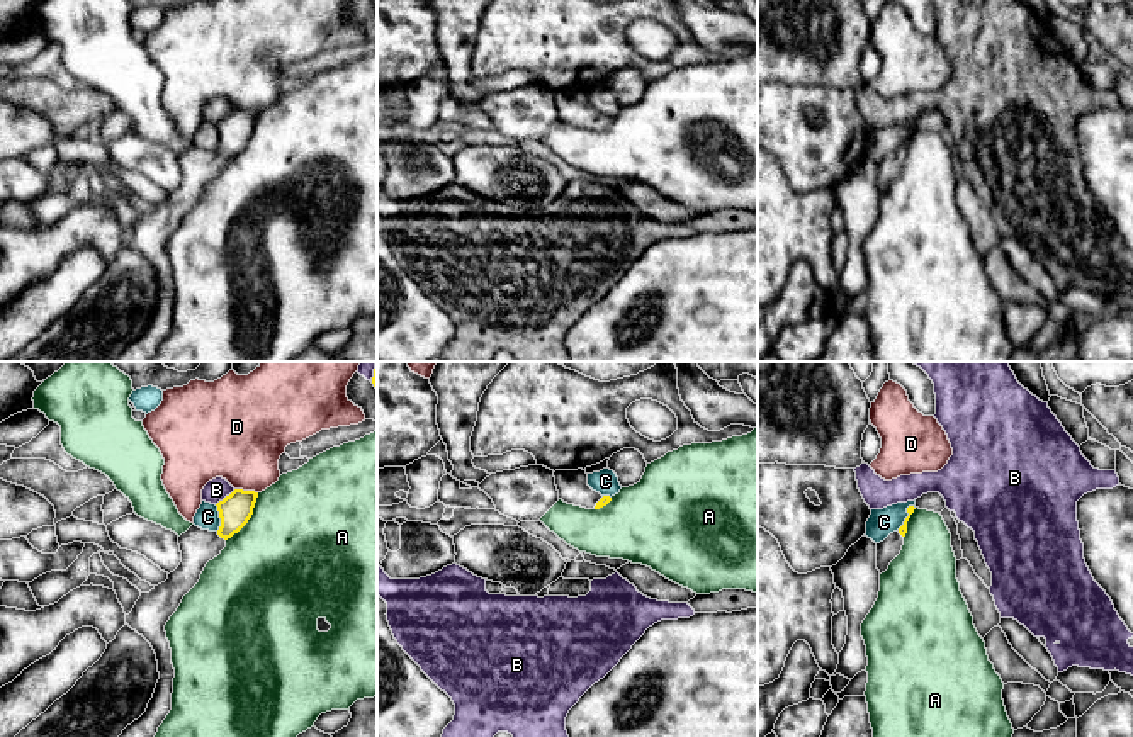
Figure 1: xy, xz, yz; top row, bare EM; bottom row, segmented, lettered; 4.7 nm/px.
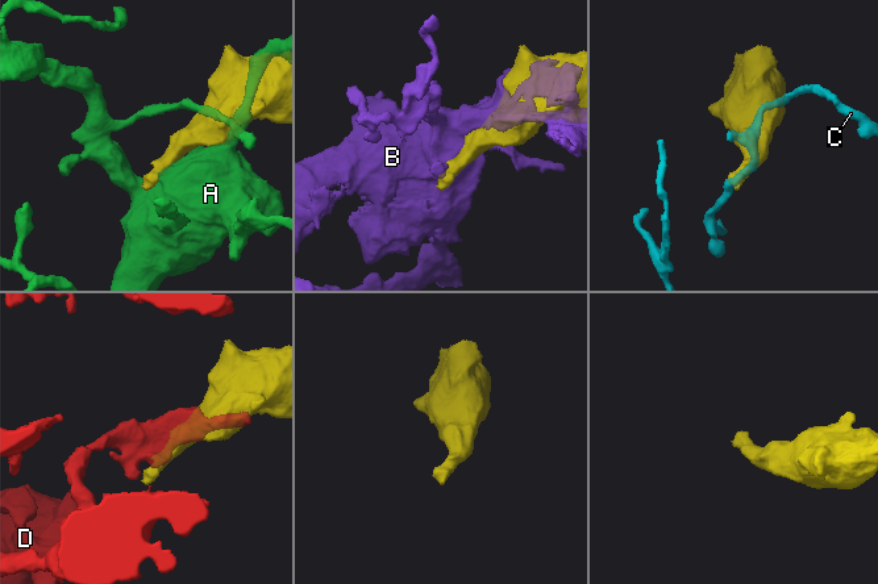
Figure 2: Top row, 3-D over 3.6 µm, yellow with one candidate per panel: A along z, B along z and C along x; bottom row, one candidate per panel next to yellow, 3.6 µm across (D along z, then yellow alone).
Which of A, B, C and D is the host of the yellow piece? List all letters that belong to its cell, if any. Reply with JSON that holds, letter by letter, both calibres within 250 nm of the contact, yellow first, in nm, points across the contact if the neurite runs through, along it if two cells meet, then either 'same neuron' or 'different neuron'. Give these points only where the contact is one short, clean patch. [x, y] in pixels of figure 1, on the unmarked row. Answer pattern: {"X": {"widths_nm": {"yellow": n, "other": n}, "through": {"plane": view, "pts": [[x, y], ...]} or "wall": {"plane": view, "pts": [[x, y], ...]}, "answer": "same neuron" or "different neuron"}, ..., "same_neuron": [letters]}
{"A": {"widths_nm": {"yellow": 160, "other": 500}, "answer": "different neuron"}, "B": {"widths_nm": {"yellow": 160, "other": 110}, "answer": "different neuron"}, "C": {"widths_nm": {"yellow": 160, "other": 110}, "wall": {"plane": "xy", "pts": [[214, 124], [219, 135], [218, 150]]}, "answer": "different neuron"}, "D": {"widths_nm": {"yellow": 160, "other": 400}, "answer": "different neuron"}, "same_neuron": []}

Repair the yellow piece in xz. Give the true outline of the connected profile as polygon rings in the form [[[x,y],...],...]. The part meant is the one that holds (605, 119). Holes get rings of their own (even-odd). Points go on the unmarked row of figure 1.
[[[583,88],[555,90],[554,97],[559,119],[567,124],[581,126],[586,129],[600,129],[612,121],[610,115],[601,115],[588,105],[588,93]]]

